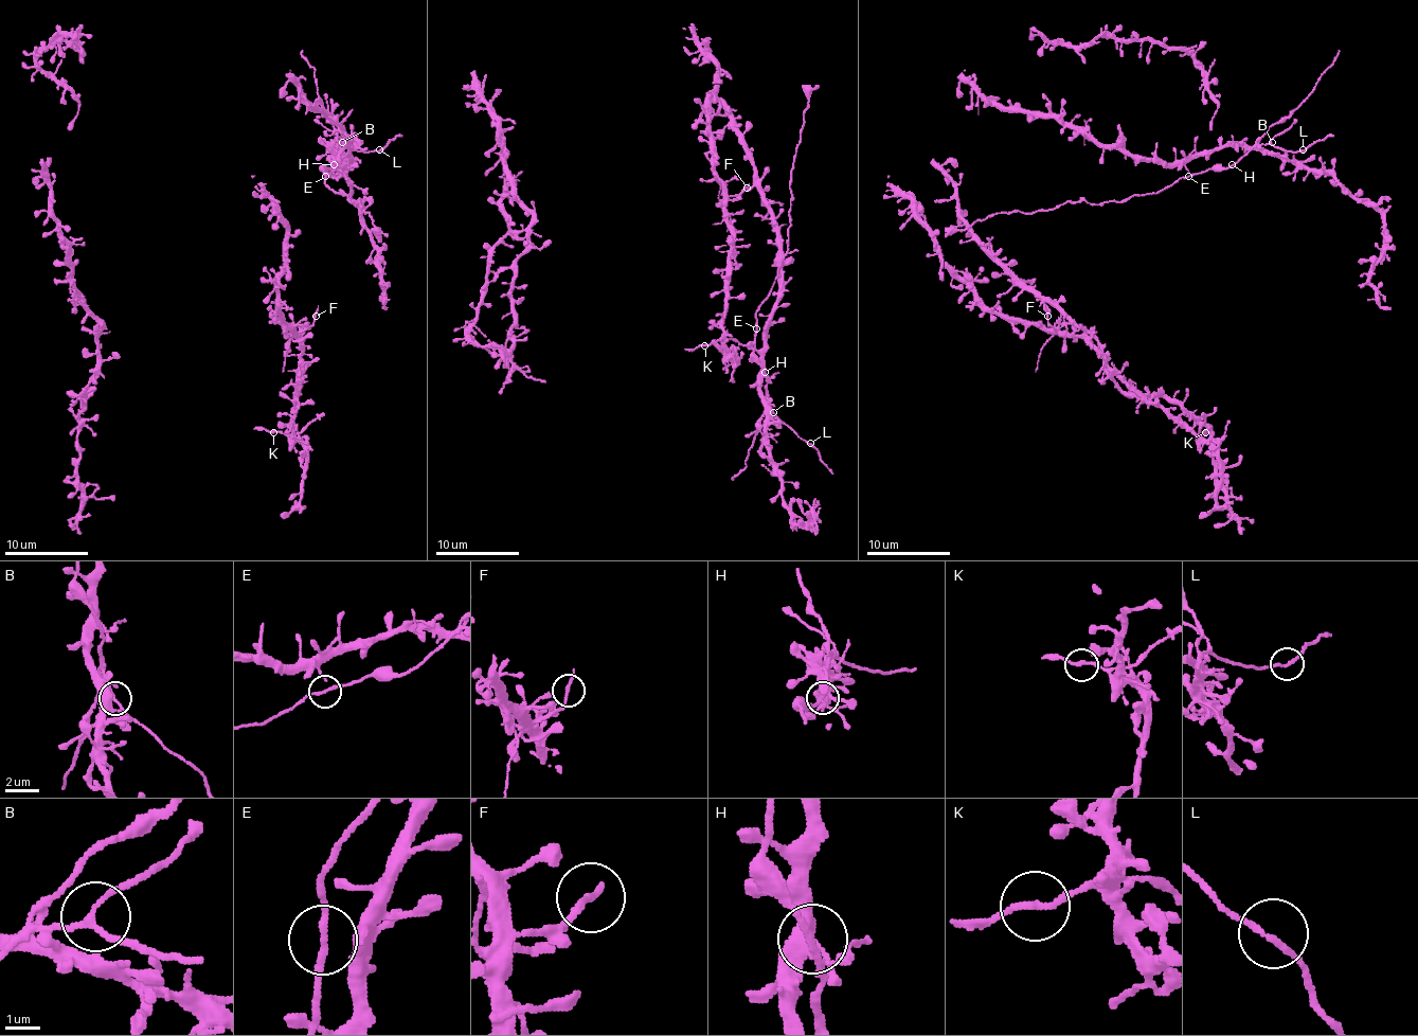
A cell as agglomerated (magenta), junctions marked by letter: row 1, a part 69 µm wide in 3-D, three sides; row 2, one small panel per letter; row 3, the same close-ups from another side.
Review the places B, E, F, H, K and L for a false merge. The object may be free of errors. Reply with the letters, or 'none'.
none

